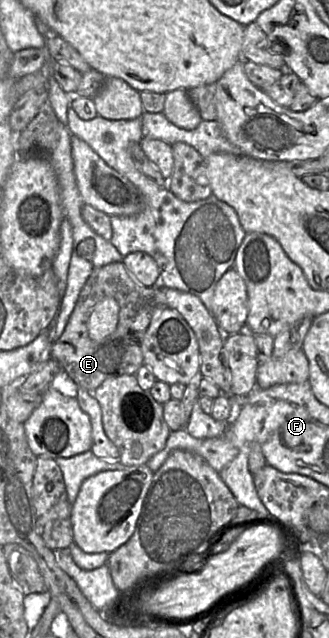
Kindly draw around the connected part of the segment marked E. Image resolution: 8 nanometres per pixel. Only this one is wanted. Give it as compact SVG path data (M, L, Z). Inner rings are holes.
M123 261L108 264L95 270L80 292L75 308L63 334L51 344L51 358L55 359L79 387L95 391L105 380L121 375L136 375L144 365L142 341L154 314L165 306L165 295L159 286L145 287L139 284L128 272ZM105 298L114 298L119 305L119 320L116 330L102 342L91 340L88 334L89 318L95 306Z

